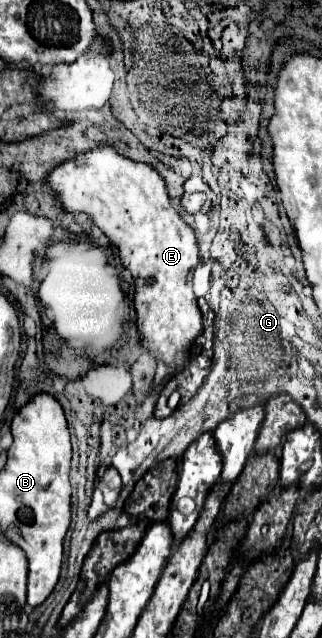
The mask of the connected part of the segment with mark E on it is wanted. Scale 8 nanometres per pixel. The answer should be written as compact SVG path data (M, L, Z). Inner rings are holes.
M101 144L99 148L79 154L73 160L63 162L53 168L49 174L49 186L57 192L57 198L69 212L87 214L97 228L109 238L111 244L119 248L121 264L131 272L135 280L135 298L133 306L137 312L137 332L141 338L141 348L145 348L157 362L163 362L167 368L165 380L185 364L185 356L189 356L189 344L201 334L203 320L197 306L197 298L191 288L187 288L187 274L191 268L199 264L197 240L195 232L179 218L175 208L169 204L167 188L163 178L149 166L141 162L133 162L115 148Z

